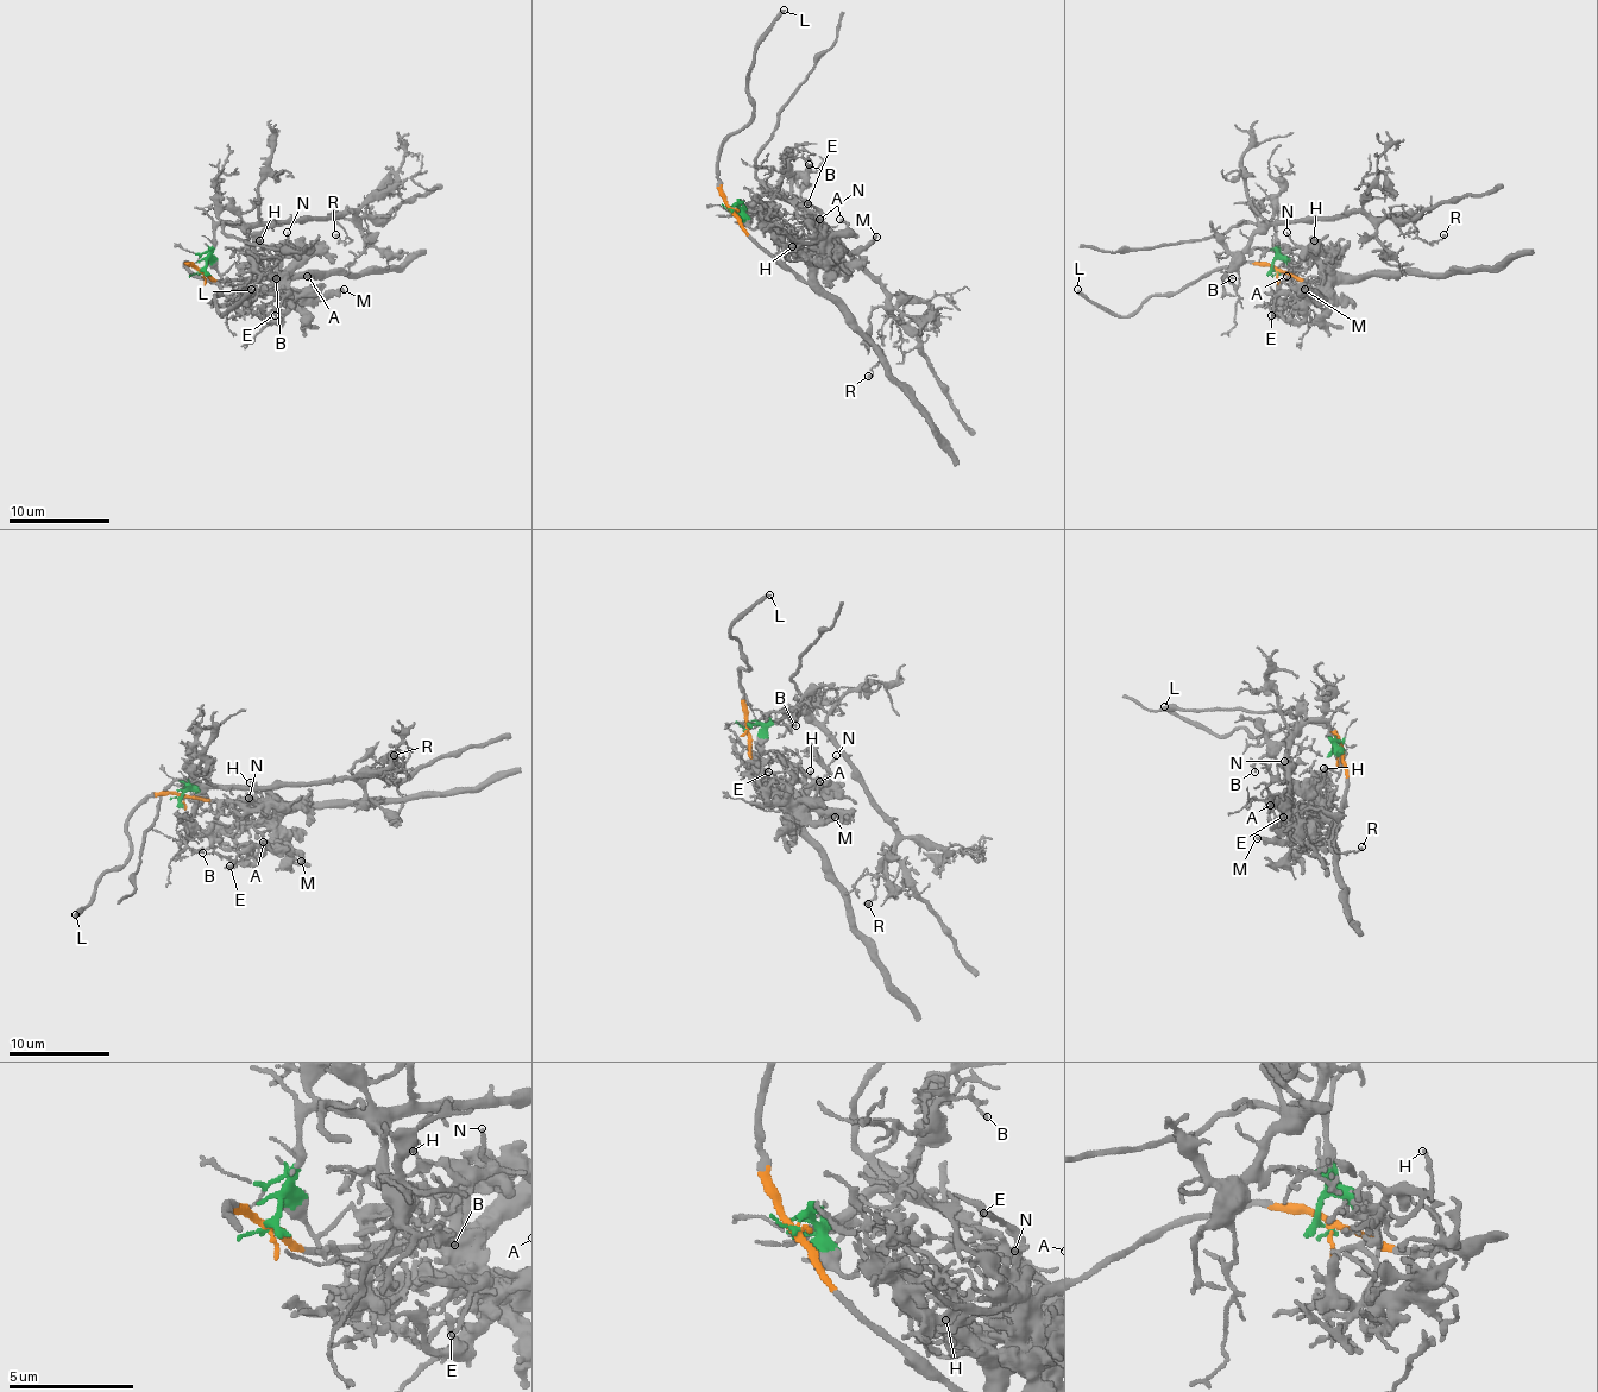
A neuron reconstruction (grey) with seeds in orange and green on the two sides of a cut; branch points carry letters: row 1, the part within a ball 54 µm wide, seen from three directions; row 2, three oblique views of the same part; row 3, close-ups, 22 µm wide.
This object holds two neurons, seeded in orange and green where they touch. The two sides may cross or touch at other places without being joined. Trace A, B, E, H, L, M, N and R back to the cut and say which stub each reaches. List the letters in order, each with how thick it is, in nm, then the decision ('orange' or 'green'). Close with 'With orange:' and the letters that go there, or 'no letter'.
A: 200 nm thick; orange
B: 200 nm thick; green
E: 160 nm thick; orange
H: 180 nm thick; orange
L: 300 nm thick; orange
M: 320 nm thick; orange
N: 150 nm thick; orange
R: 150 nm thick; green
With orange: A, E, H, L, M, N

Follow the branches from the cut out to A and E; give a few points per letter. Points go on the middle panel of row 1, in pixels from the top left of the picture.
A: (734, 210), (747, 231), (774, 256), (826, 249), (847, 226), (840, 218)
E: (734, 210), (747, 231), (774, 256), (786, 256), (801, 249), (817, 251), (822, 243), (819, 213), (806, 203)

